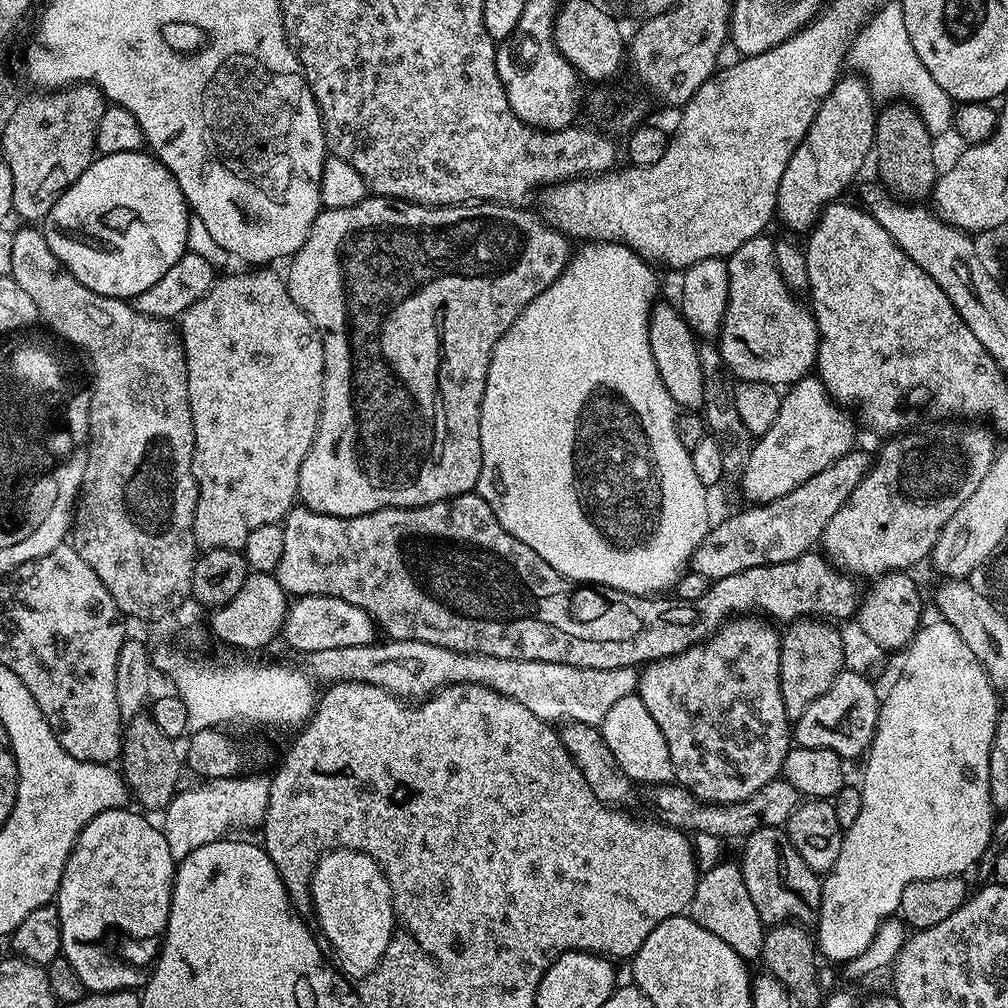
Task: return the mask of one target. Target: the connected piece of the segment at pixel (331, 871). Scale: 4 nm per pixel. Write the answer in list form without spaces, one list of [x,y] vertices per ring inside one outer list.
[[[338,848],[334,852],[325,852],[320,857],[316,867],[312,869],[312,894],[311,911],[316,912],[316,920],[320,923],[319,931],[324,931],[323,939],[330,948],[338,948],[346,962],[345,975],[350,978],[368,976],[380,965],[380,959],[386,954],[390,946],[394,929],[397,927],[394,909],[392,907],[392,891],[390,882],[384,877],[380,863],[370,858],[364,852],[355,852],[353,848]]]

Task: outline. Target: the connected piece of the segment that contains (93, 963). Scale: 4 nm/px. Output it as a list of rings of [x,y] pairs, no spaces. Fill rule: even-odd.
[[[127,807],[111,808],[98,814],[82,829],[68,855],[60,889],[54,897],[58,918],[62,918],[61,953],[70,966],[74,966],[89,993],[143,989],[152,975],[164,932],[168,928],[174,879],[170,846],[166,846],[163,831],[157,825],[155,828],[147,820],[147,815],[128,811]]]

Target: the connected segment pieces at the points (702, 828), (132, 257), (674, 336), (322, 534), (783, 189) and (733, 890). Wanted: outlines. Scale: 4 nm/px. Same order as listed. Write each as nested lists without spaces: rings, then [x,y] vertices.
[[[783,778],[772,780],[766,786],[762,786],[762,790],[750,794],[750,798],[737,804],[705,804],[675,782],[657,784],[649,792],[652,793],[649,794],[648,800],[660,811],[659,819],[663,823],[689,834],[705,832],[711,836],[719,836],[724,842],[728,842],[731,836],[747,838],[750,834],[754,834],[754,830],[784,828],[790,814],[794,814],[794,810],[802,802],[800,792],[794,790],[794,786],[790,786],[790,782],[786,782]]]
[[[144,150],[119,152],[109,156],[101,155],[99,158],[93,159],[87,170],[54,202],[54,206],[42,221],[42,231],[48,243],[48,249],[61,260],[70,274],[74,274],[74,278],[78,278],[78,282],[82,282],[82,286],[86,286],[103,296],[114,296],[117,300],[131,301],[138,294],[142,294],[142,290],[154,286],[154,282],[158,282],[158,278],[162,278],[162,274],[166,274],[166,270],[170,270],[170,266],[174,266],[174,262],[178,262],[178,258],[182,258],[184,253],[189,251],[187,244],[189,217],[190,209],[188,203],[184,200],[182,190],[176,179],[170,174],[170,170],[161,160],[156,159],[155,156]]]
[[[675,303],[652,305],[648,319],[648,333],[651,336],[652,353],[658,372],[672,401],[684,410],[700,410],[704,407],[704,374],[700,361],[700,344],[692,327],[684,321]]]
[[[479,494],[451,496],[449,500],[434,502],[421,508],[383,508],[382,510],[374,510],[370,514],[351,516],[350,518],[318,514],[309,508],[294,506],[284,517],[282,527],[285,545],[282,546],[282,562],[278,562],[274,575],[276,581],[284,587],[285,592],[293,597],[333,596],[334,598],[342,598],[342,602],[350,602],[354,606],[366,610],[366,614],[372,616],[377,629],[383,635],[385,632],[385,637],[388,640],[430,642],[434,646],[446,646],[446,650],[486,654],[490,658],[558,662],[566,666],[578,666],[590,670],[636,668],[667,656],[682,654],[690,646],[707,640],[713,632],[716,632],[722,625],[727,624],[737,614],[759,614],[761,617],[771,618],[773,621],[786,620],[784,622],[795,622],[805,618],[823,618],[829,622],[841,622],[840,620],[848,620],[851,616],[853,619],[857,615],[862,599],[861,589],[860,592],[856,589],[857,581],[849,573],[833,564],[827,555],[816,550],[802,554],[790,562],[754,566],[750,570],[742,570],[742,574],[730,574],[730,578],[711,581],[707,594],[697,600],[681,600],[679,598],[667,600],[669,597],[664,594],[635,596],[613,588],[581,586],[566,579],[562,574],[558,574],[558,570],[554,570],[554,566],[550,566],[550,562],[546,562],[541,556],[534,554],[534,550],[530,550],[530,546],[526,546],[526,542],[514,538],[514,534],[506,531],[502,526],[502,522],[498,522],[494,510],[490,510],[490,506]]]
[[[844,74],[837,80],[830,90],[828,97],[822,102],[814,122],[810,122],[810,130],[802,138],[802,142],[796,145],[790,162],[786,162],[786,170],[782,174],[782,182],[778,186],[778,198],[776,199],[776,216],[786,227],[789,233],[807,234],[816,227],[821,212],[829,204],[839,201],[840,196],[852,184],[852,179],[860,172],[864,159],[869,159],[874,148],[876,138],[877,105],[874,103],[872,91],[868,89],[863,79],[856,74]]]
[[[721,862],[707,869],[696,881],[696,893],[690,905],[690,915],[710,934],[718,934],[726,946],[730,946],[746,962],[759,961],[763,954],[763,940],[766,925],[758,918],[750,890],[742,878],[739,863]]]

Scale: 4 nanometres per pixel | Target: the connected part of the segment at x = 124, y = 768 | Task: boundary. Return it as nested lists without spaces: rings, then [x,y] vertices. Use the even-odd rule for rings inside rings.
[[[141,714],[127,721],[122,732],[118,768],[128,784],[131,799],[137,800],[141,809],[159,813],[176,797],[181,787],[180,775],[186,772],[186,748],[180,743],[177,737],[162,734],[151,715]]]

